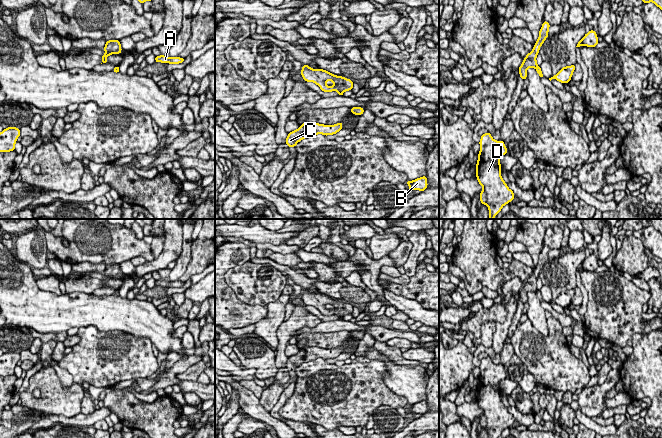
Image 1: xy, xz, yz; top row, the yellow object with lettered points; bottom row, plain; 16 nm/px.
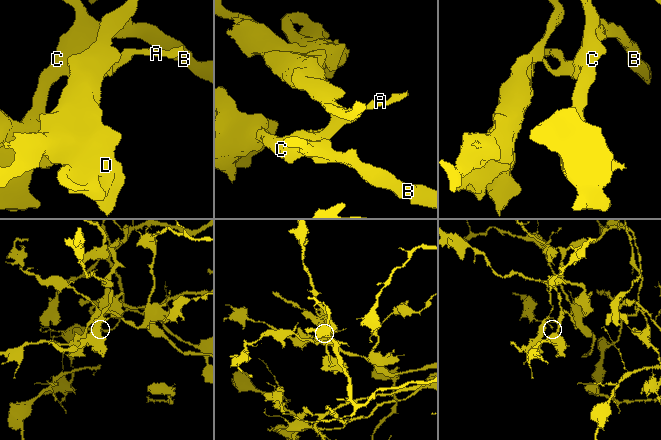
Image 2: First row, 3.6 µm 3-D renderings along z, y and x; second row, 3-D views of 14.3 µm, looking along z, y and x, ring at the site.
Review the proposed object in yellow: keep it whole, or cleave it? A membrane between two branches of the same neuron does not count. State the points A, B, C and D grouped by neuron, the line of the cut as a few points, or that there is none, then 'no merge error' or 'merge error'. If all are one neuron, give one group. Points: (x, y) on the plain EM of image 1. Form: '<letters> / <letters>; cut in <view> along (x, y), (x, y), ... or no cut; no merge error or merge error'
A B C / D; cut in xz along (339, 316), (342, 317); merge error

